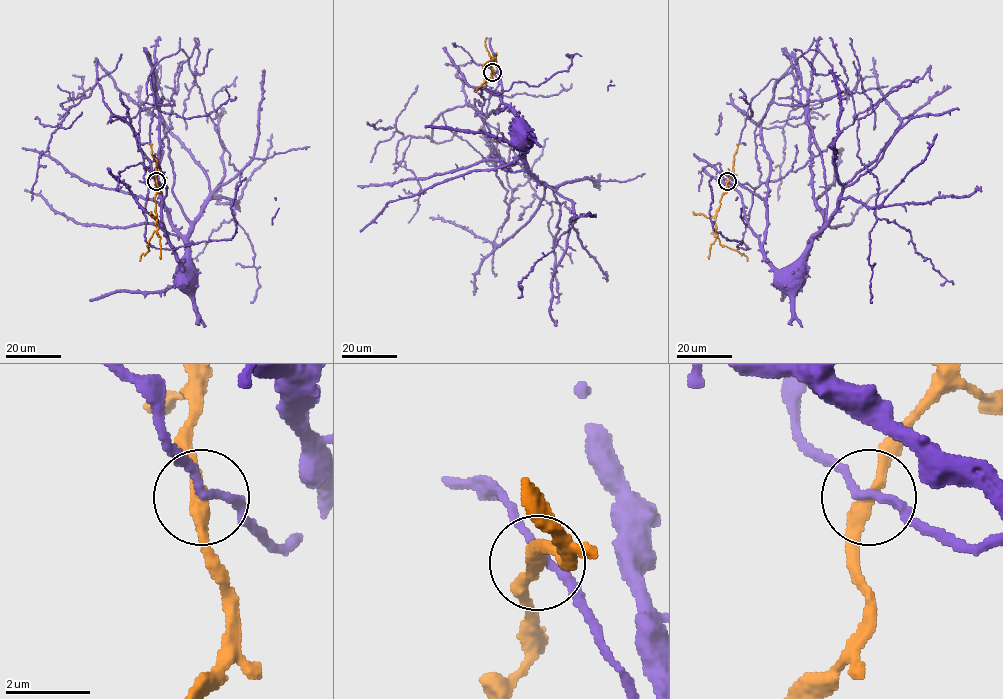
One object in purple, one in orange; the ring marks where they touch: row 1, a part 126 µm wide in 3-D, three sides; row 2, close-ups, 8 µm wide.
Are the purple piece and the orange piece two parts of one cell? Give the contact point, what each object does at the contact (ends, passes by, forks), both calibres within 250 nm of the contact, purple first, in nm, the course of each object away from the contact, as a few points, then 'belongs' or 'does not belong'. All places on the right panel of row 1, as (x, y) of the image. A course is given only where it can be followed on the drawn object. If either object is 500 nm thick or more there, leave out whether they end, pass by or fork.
(727, 181) | purple passes by | orange passes by | 180/300 nm | purple via (727, 181), (755, 188), (795, 171), (810, 160), (815, 206), (823, 218), (823, 226), (809, 248), (776, 278) | orange via (727, 181), (727, 191), (716, 212), (716, 232), (720, 243), (737, 250), (747, 261) | belongs

